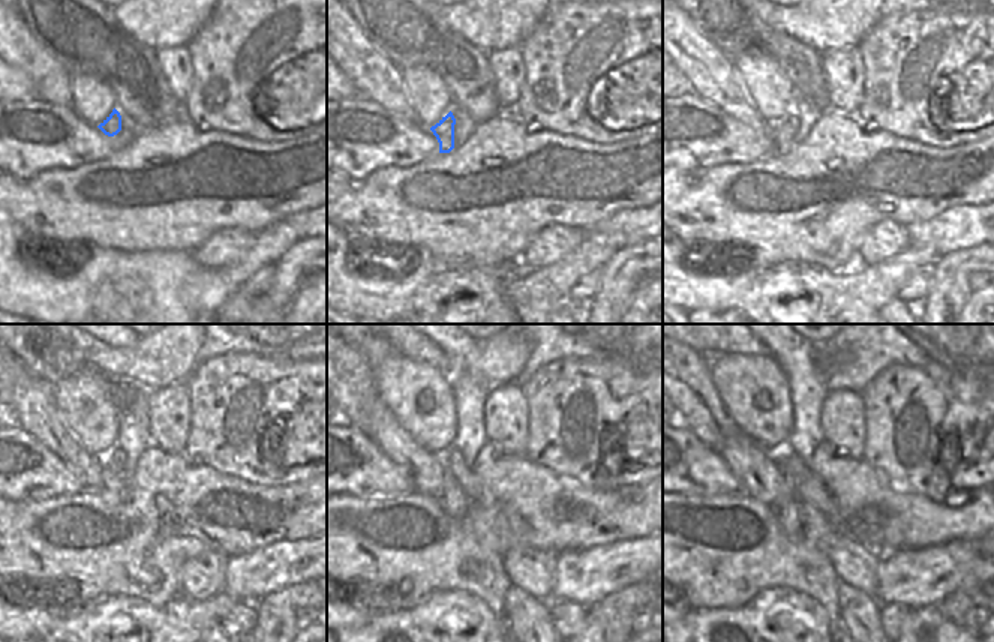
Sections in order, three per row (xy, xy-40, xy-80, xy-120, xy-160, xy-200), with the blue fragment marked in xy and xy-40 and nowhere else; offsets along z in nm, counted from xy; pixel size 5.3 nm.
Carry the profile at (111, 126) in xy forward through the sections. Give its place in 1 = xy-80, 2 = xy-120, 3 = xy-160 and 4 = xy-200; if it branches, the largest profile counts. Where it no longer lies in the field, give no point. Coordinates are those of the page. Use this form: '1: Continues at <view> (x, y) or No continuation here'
1: Continues at xy-80 (783, 138)
2: Continues at xy-120 (113, 489)
3: Continues at xy-160 (453, 500)
4: Continues at xy-200 (786, 510)

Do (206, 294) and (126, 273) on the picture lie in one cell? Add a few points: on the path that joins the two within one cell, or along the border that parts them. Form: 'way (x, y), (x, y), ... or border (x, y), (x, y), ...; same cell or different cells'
way (186, 290), (146, 290); same cell

